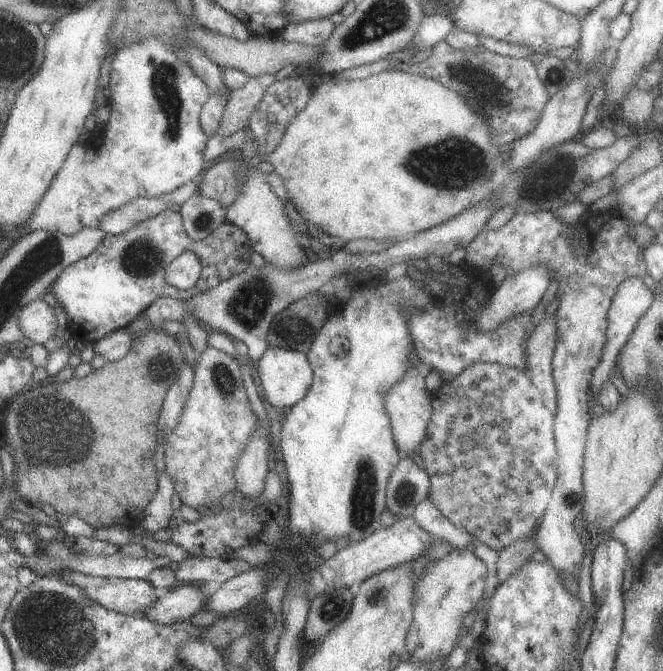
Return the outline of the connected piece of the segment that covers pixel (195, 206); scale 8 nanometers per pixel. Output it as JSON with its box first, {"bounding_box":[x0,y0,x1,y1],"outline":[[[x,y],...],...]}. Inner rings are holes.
{"bounding_box":[178,192,225,242],"outline":[[[194,192],[180,205],[178,214],[187,238],[192,242],[203,241],[224,223],[225,209],[215,200]]]}

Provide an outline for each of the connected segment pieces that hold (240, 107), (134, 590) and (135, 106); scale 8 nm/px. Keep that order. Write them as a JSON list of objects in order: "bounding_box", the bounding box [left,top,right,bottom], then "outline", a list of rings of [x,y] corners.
[{"bounding_box":[215,73,276,137],"outline":[[[266,73],[249,77],[247,83],[230,92],[226,100],[222,118],[215,135],[227,137],[233,132],[247,126],[248,117],[261,100],[263,92],[276,82],[274,74]]]},{"bounding_box":[57,568,158,615],"outline":[[[67,568],[57,576],[61,582],[77,586],[95,604],[125,615],[141,614],[141,610],[147,610],[158,595],[153,586],[142,579],[93,577]]]},{"bounding_box":[22,37,210,235],"outline":[[[156,37],[141,38],[116,50],[111,58],[106,86],[111,95],[107,99],[109,118],[101,146],[97,150],[85,150],[76,143],[69,150],[50,186],[22,223],[23,233],[44,229],[70,235],[83,227],[97,228],[98,219],[103,214],[129,200],[136,197],[159,197],[163,200],[166,194],[201,176],[206,166],[203,152],[207,136],[200,130],[198,115],[210,95],[205,84],[172,51]]]}]

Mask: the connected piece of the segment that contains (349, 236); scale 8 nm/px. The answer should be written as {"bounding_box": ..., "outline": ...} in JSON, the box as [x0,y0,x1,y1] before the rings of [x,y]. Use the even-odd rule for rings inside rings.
{"bounding_box":[261,70,497,243],"outline":[[[383,70],[379,74],[367,76],[362,80],[344,80],[335,77],[329,82],[317,84],[310,90],[310,96],[305,107],[289,120],[285,126],[278,146],[271,152],[261,156],[261,160],[269,163],[274,172],[283,181],[285,201],[290,203],[304,222],[309,222],[329,237],[337,237],[347,243],[351,240],[370,239],[375,242],[401,242],[407,238],[425,231],[430,227],[442,224],[471,206],[472,195],[479,188],[490,188],[490,180],[497,162],[494,160],[494,148],[490,144],[490,127],[478,116],[469,103],[465,103],[454,91],[448,90],[429,78],[403,73],[402,71]]]}

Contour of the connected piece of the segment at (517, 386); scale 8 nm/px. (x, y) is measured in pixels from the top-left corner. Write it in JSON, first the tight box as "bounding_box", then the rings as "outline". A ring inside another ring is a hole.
{"bounding_box":[417,362,557,552],"outline":[[[477,362],[466,367],[457,374],[452,383],[440,392],[432,394],[431,413],[428,424],[426,425],[426,436],[419,444],[417,454],[421,457],[424,472],[428,475],[429,487],[428,502],[445,518],[453,527],[467,532],[478,542],[487,545],[490,549],[498,552],[511,542],[523,539],[533,532],[537,522],[540,522],[541,512],[546,509],[541,508],[541,500],[547,500],[549,503],[552,487],[554,486],[556,476],[557,454],[554,448],[554,438],[552,434],[552,416],[549,416],[541,404],[537,390],[530,382],[530,378],[525,371],[515,371],[510,367],[503,367],[494,363]]]}

